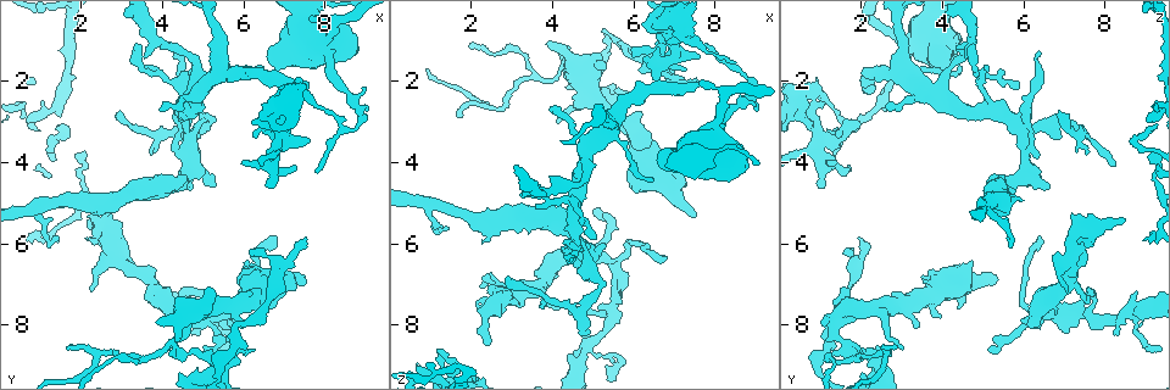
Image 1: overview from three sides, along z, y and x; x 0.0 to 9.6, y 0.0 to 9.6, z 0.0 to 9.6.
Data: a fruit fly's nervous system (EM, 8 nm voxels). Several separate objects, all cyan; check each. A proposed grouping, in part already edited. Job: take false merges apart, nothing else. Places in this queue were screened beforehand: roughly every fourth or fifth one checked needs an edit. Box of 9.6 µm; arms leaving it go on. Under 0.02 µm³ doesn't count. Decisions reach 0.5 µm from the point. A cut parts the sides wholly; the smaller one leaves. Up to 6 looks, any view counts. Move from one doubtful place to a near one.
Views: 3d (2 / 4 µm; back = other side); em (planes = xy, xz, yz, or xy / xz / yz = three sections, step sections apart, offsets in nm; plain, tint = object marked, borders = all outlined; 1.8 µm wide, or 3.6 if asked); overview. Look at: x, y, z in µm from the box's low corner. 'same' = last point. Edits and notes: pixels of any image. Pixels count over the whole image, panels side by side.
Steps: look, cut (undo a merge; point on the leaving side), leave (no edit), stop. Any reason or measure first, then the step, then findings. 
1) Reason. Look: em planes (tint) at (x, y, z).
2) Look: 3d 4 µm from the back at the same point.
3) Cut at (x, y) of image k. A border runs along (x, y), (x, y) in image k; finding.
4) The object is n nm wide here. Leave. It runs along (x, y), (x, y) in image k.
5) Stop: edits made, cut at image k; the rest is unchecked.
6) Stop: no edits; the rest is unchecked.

Closes a loop. Look: 3d 2 µm at (3.75, 1.25, 4.65).

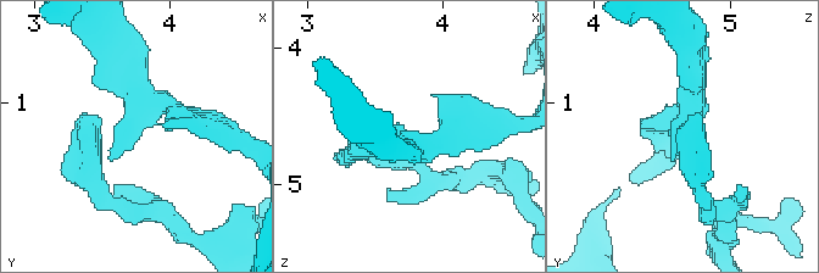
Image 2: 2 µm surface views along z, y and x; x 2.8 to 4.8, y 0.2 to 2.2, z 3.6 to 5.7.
Now the EM. Look: em xy step 4 (tint) at (3.68, 1.28, 4.64).

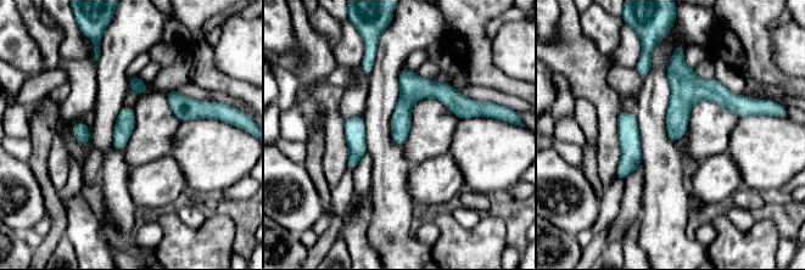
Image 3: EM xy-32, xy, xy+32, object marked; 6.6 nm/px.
Cut it another way. Look: em planes (tint) at the same point.

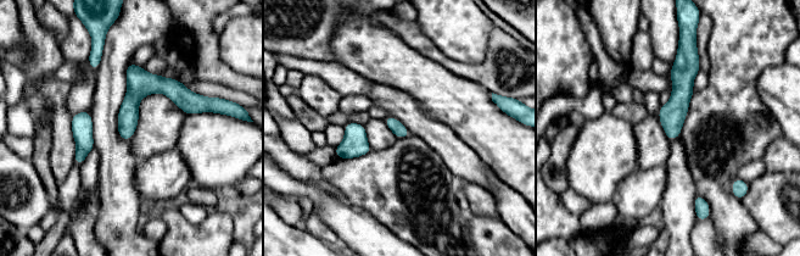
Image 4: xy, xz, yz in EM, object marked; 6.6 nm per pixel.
Leave. It runs along (686, 57), (671, 137) in image 4; continuous, no second neuron.

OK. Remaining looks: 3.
Arms part here. Look: 3d 2 µm at (4.70, 3.45, 6.00).

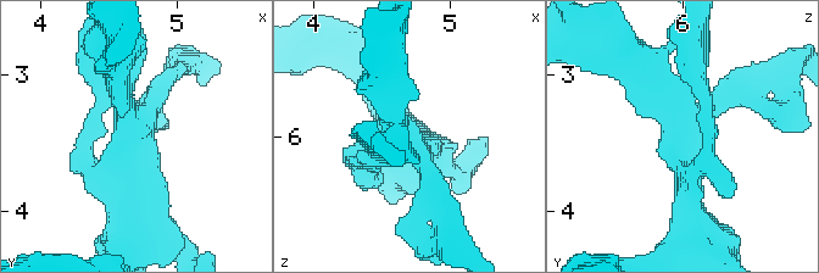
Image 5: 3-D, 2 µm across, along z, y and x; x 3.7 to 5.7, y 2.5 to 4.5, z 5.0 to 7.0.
Look: em planes (tint) at (4.66, 3.42, 6.02).

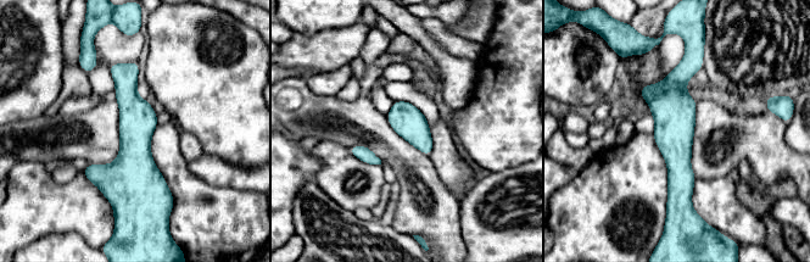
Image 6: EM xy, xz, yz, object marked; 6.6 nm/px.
Leave. It runs along (693, 55), (676, 79), (674, 200) in image 6; all the same neuron.

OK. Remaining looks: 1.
Four-way junction. Look: em 3.6 µm planes (tint) at (5.45, 7.75, 6.40).

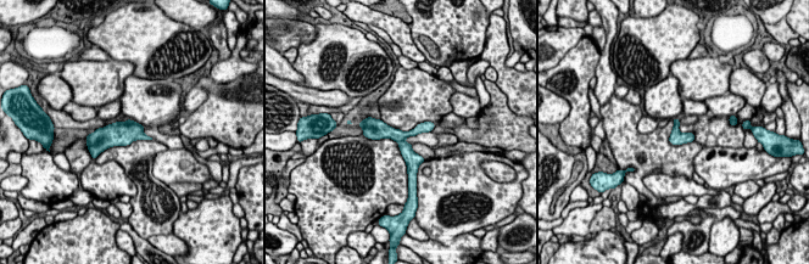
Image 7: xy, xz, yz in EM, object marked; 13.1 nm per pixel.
Leave. It runs along (430, 125), (408, 134), (367, 127) in image 7; all the same neuron.

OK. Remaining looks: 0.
Stop: no edits; the rest is unchecked.

